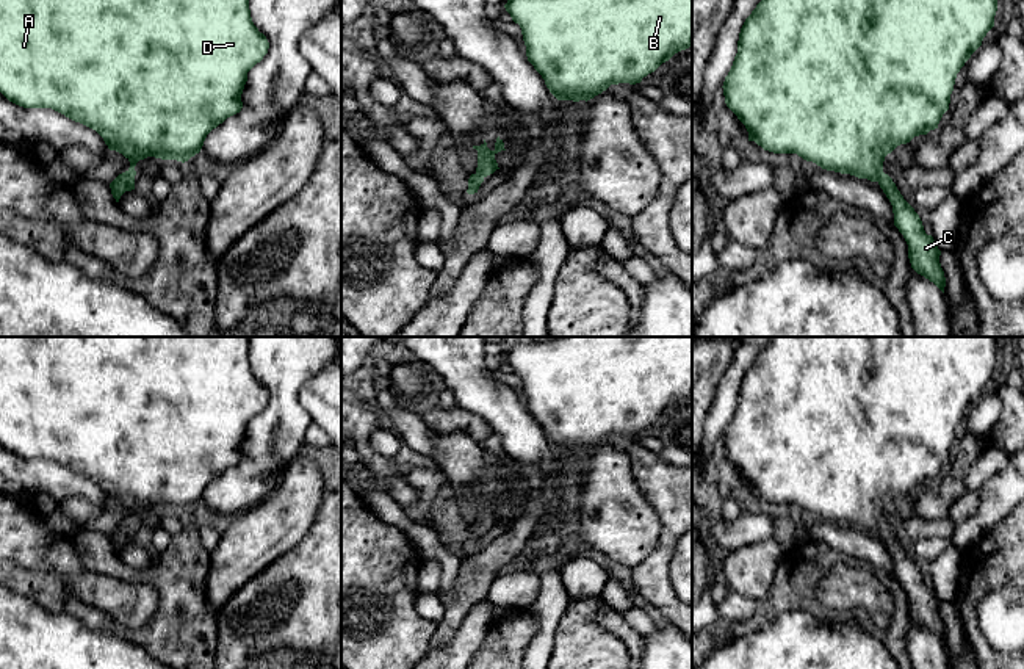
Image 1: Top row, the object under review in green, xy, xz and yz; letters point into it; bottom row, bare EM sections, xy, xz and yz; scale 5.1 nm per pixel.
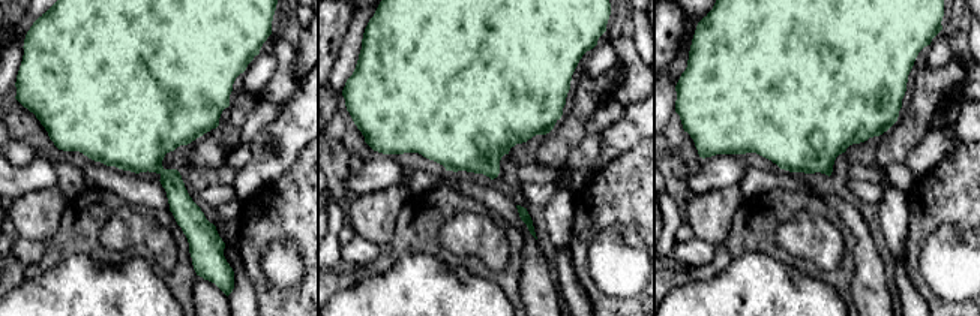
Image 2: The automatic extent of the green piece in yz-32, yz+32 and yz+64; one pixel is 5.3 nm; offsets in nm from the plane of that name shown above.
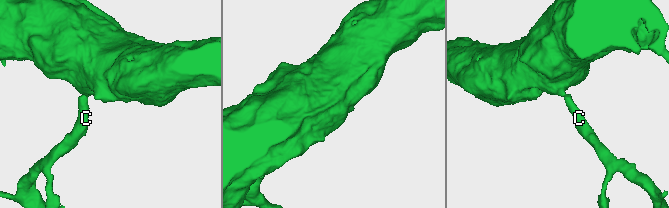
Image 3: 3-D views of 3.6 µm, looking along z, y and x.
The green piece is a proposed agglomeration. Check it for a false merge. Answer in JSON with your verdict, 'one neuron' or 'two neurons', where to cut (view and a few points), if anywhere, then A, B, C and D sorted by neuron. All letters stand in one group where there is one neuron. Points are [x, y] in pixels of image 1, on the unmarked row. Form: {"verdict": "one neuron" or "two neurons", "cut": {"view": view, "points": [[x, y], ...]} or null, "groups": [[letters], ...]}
{"verdict": "one neuron", "cut": null, "groups": [["A", "B", "C", "D"]]}

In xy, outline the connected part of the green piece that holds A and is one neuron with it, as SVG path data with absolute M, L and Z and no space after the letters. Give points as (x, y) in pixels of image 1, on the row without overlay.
M0 337L0 443L23 459L52 459L96 481L110 501L122 504L130 519L110 534L116 553L125 542L135 541L135 517L139 511L155 508L185 514L200 503L213 479L241 462L247 423L263 410L268 400L266 387L251 368L249 337Z

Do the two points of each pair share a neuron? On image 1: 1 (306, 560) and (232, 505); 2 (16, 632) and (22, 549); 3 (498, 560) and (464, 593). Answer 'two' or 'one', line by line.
1: two
2: two
3: one

